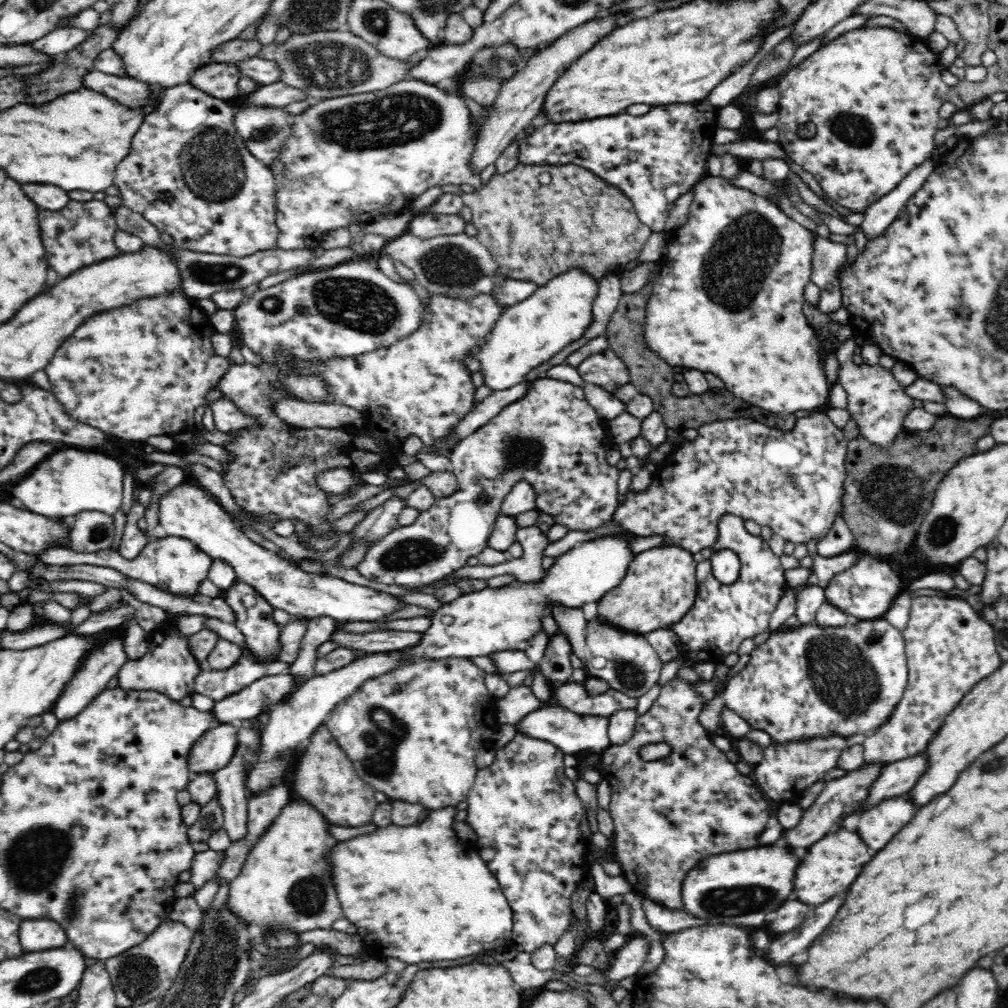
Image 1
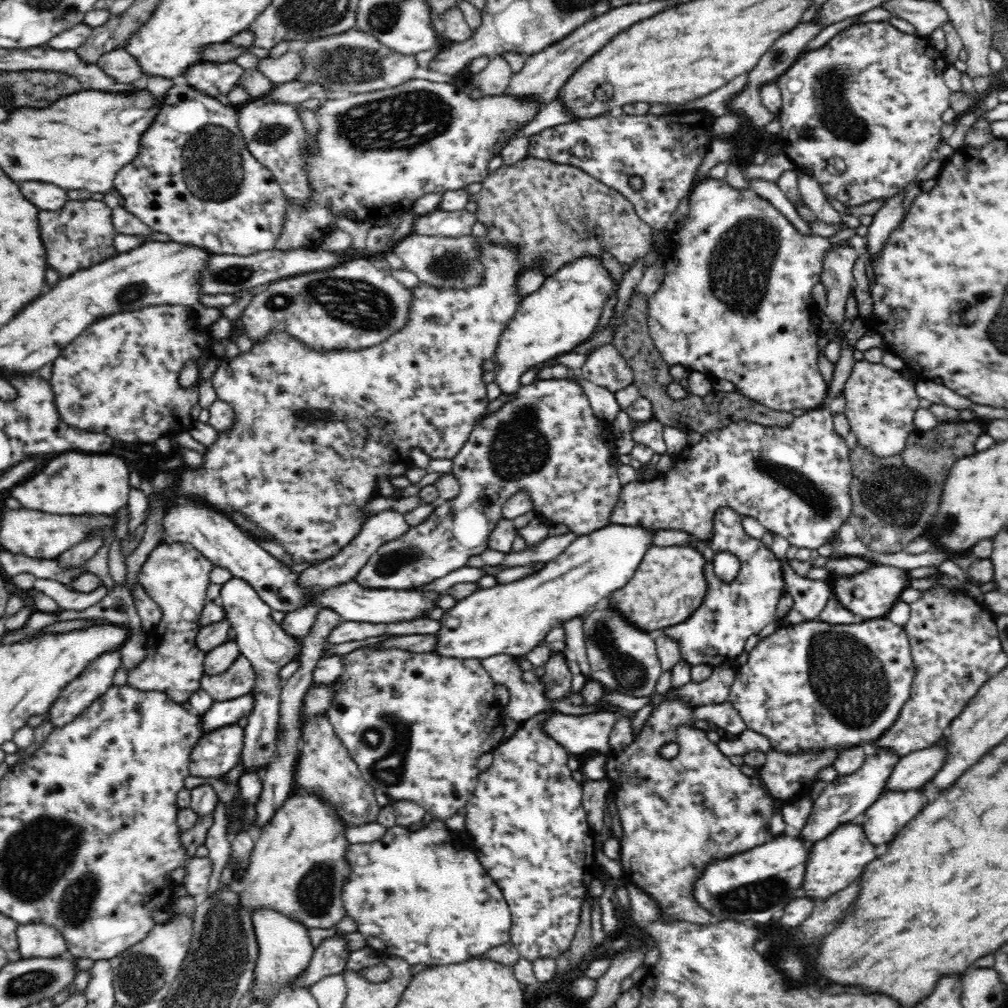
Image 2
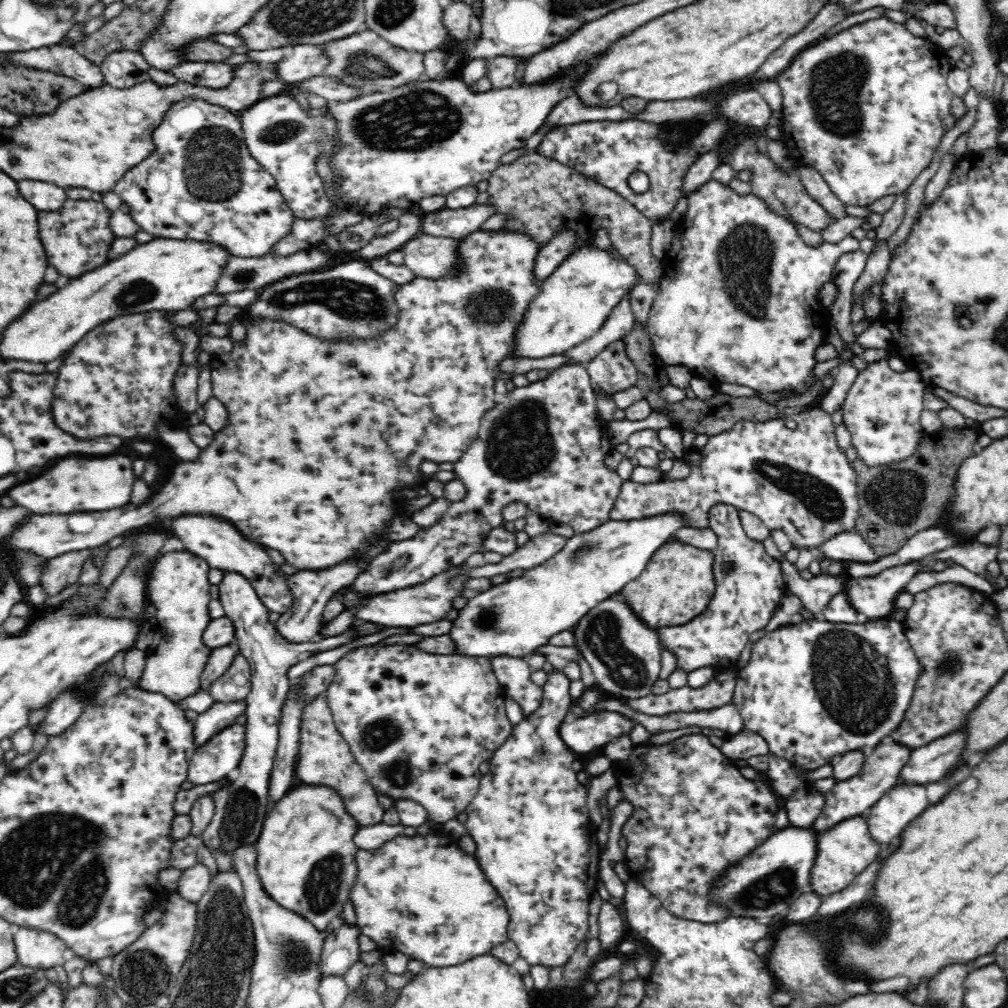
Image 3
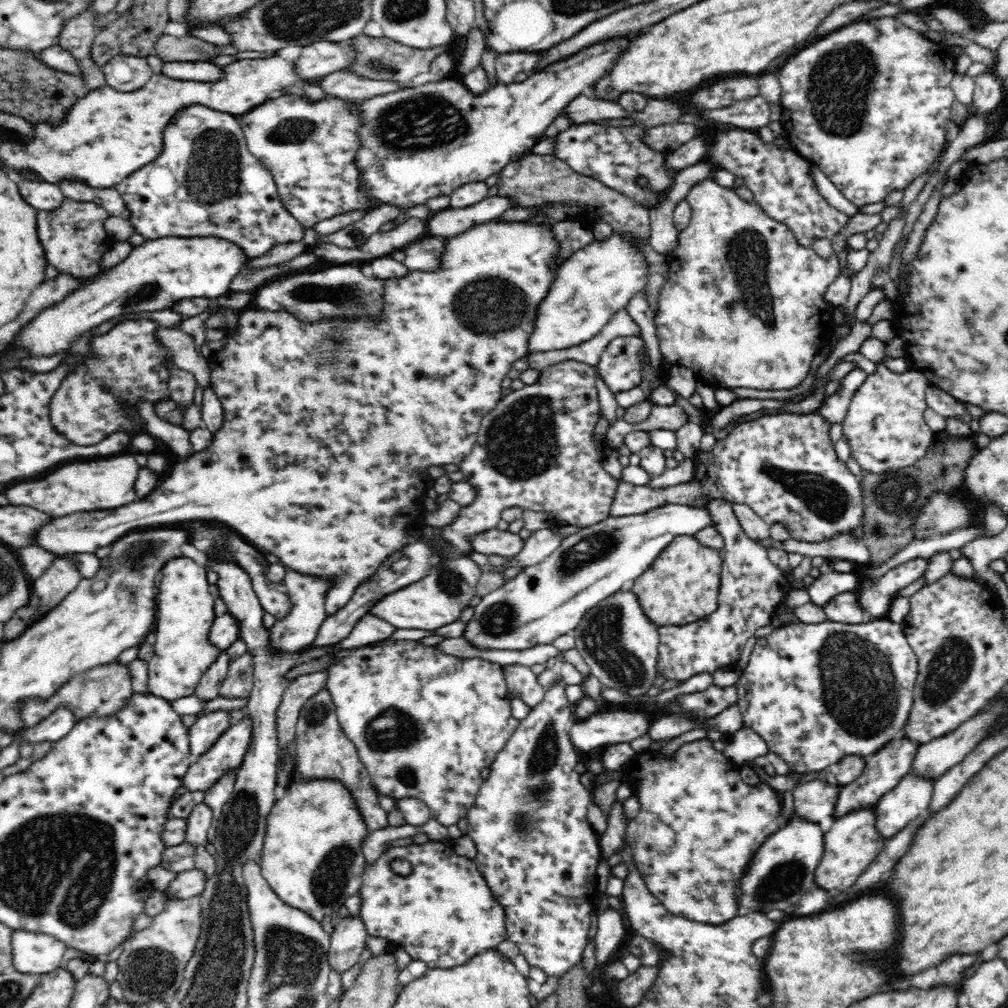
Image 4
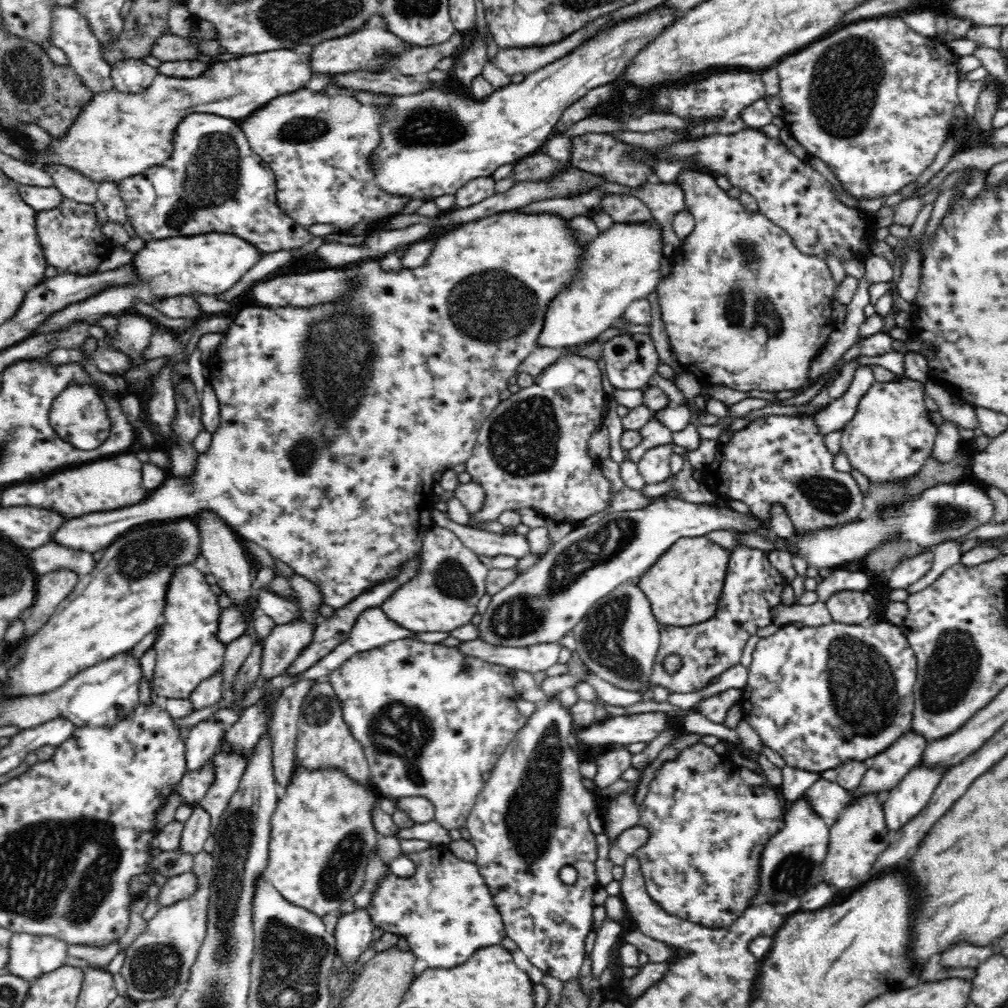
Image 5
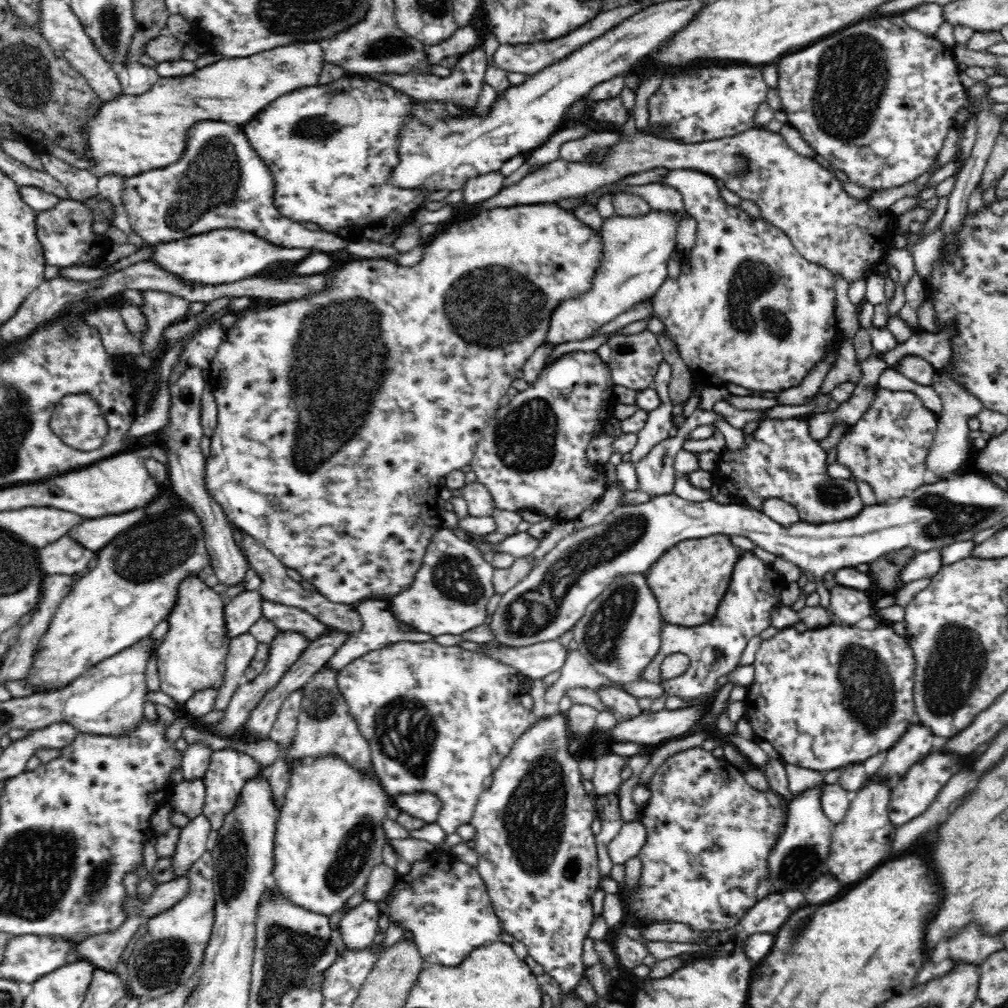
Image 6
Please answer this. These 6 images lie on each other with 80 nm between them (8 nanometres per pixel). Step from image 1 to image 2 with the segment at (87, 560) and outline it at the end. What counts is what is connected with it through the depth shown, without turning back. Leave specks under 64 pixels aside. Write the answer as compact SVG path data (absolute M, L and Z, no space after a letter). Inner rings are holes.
M162 542L148 555L138 578L148 596L160 607L162 616L152 632L151 644L146 647L146 659L128 673L129 686L166 694L180 704L201 688L206 652L197 646L196 639L202 628L199 620L207 602L206 590L213 567L198 550L179 542Z

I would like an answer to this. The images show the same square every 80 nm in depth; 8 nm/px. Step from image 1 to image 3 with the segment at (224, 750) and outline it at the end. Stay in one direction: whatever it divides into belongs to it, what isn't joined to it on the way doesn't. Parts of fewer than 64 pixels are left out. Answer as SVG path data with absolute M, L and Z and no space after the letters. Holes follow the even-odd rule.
M246 726L224 728L218 736L202 745L190 759L186 781L192 786L224 779L241 761L246 741Z

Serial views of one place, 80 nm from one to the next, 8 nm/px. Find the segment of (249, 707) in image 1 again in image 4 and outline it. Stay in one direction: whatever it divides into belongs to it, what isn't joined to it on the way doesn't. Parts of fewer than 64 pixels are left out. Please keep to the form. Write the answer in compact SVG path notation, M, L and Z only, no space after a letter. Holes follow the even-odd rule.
M218 711L198 717L189 730L188 746L194 764L231 726L228 711Z

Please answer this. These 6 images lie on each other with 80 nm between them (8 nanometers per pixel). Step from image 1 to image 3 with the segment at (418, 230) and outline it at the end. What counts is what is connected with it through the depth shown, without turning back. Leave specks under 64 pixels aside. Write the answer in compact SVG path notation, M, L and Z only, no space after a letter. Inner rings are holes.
M474 204L470 207L447 209L422 215L421 232L430 236L460 239L482 228L482 224L498 214L494 205Z

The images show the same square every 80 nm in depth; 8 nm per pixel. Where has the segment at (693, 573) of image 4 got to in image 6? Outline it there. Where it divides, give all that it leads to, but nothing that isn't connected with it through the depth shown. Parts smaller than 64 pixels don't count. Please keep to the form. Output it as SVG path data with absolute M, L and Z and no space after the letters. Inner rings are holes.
M715 534L706 538L685 540L668 549L647 571L647 583L655 592L660 614L665 622L687 627L698 626L710 619L718 610L720 601L728 590L734 565L740 560L744 550L731 541L731 535Z

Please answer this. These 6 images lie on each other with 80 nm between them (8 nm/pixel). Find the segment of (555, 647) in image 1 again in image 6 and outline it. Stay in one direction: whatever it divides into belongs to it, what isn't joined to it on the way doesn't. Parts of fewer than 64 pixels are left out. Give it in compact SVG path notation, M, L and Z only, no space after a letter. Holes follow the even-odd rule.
M565 714L546 716L542 722L533 724L495 770L492 784L480 794L470 822L476 830L473 840L478 855L477 871L487 886L492 908L503 930L522 941L528 954L559 982L560 1004L585 979L587 968L582 963L583 943L594 922L592 895L599 889L602 878L597 842L591 829L597 818L595 797L582 787L579 761L568 753L569 742ZM574 860L578 860L580 866L568 876Z

